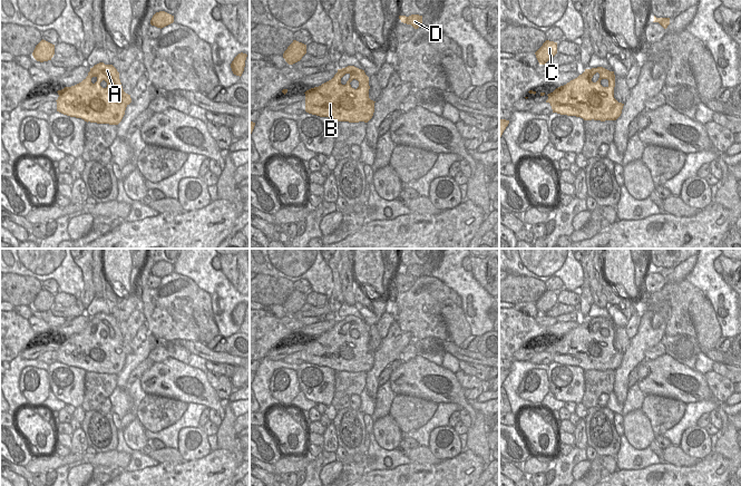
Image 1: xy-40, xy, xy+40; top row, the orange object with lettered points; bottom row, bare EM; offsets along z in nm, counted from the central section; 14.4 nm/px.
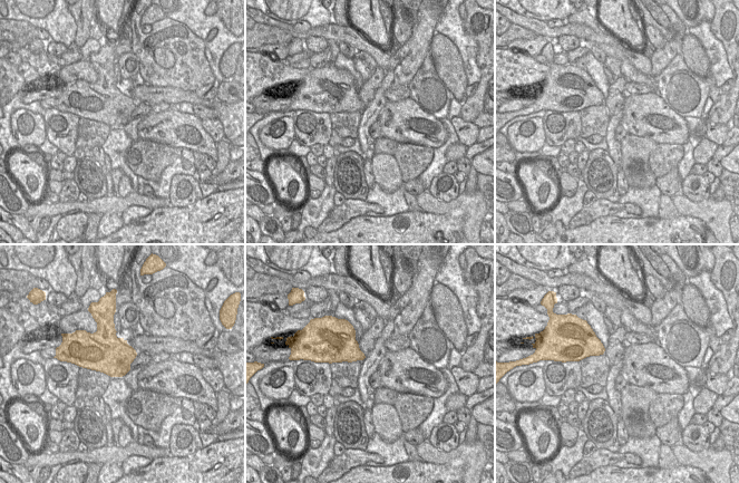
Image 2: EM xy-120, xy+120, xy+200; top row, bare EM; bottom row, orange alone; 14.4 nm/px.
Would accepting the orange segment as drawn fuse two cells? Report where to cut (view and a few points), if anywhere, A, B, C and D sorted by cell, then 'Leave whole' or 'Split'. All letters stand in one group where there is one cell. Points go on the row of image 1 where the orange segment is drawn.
No split. Groups: A B C D. Leave whole.

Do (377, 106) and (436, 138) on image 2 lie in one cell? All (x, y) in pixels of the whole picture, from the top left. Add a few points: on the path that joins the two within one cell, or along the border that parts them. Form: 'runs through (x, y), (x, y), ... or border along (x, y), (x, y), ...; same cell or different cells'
border along (387, 100), (377, 119); different cells

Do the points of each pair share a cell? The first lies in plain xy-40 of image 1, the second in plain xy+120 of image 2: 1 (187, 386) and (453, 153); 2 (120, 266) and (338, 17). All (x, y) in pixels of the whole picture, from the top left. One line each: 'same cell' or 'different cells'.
1: different cells
2: different cells

